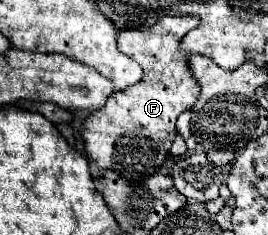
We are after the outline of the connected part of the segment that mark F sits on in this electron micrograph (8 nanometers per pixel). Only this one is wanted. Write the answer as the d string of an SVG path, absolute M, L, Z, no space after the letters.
M164 16L150 28L138 28L138 30L120 30L118 32L118 50L130 58L134 58L142 66L142 80L134 86L130 86L124 92L112 94L98 112L92 112L82 126L82 140L86 148L88 160L92 160L92 166L96 172L100 170L114 170L128 182L140 184L150 174L156 174L156 170L162 166L162 162L168 156L168 150L176 138L176 118L194 106L198 100L200 88L196 80L190 74L188 68L188 56L180 50L180 40L186 34L186 30L198 26L198 18L194 16Z

